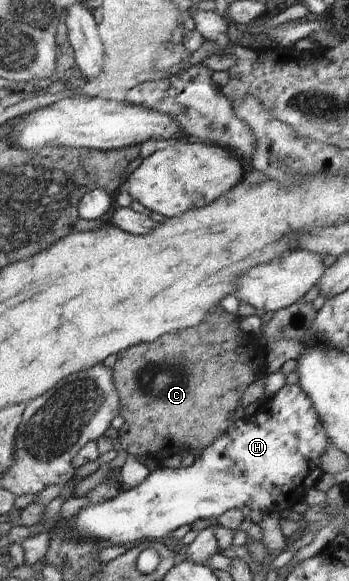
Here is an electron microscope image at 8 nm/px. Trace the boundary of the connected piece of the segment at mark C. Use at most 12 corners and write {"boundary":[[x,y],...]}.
{"boundary":[[238,315],[121,352],[120,448],[203,450],[262,376]]}

